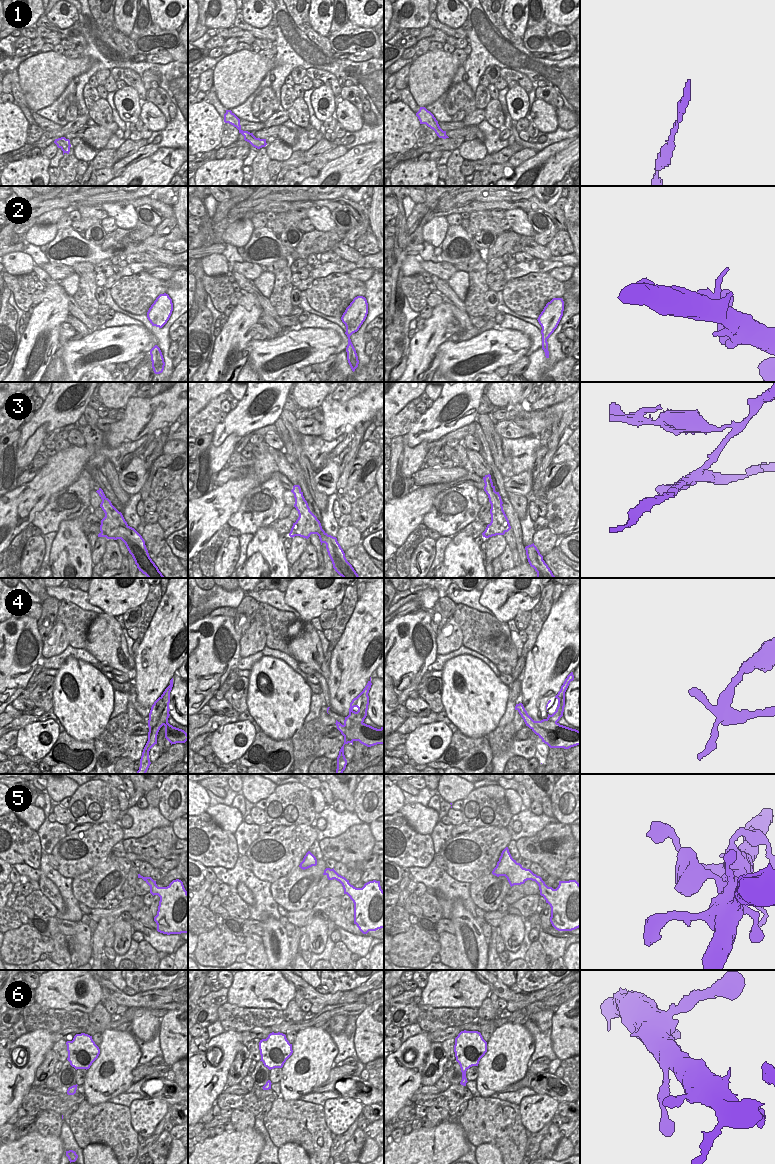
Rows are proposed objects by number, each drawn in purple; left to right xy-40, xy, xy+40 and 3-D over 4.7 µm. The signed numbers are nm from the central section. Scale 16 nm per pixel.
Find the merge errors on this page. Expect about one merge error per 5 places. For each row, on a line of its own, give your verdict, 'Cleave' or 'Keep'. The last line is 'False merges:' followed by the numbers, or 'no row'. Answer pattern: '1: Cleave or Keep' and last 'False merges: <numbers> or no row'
1: Keep
2: Keep
3: Cleave
4: Cleave
5: Keep
6: Keep
False merges: 3, 4

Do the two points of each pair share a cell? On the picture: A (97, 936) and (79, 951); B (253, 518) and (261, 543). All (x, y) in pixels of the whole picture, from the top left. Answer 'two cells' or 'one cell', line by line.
A: two cells
B: two cells

